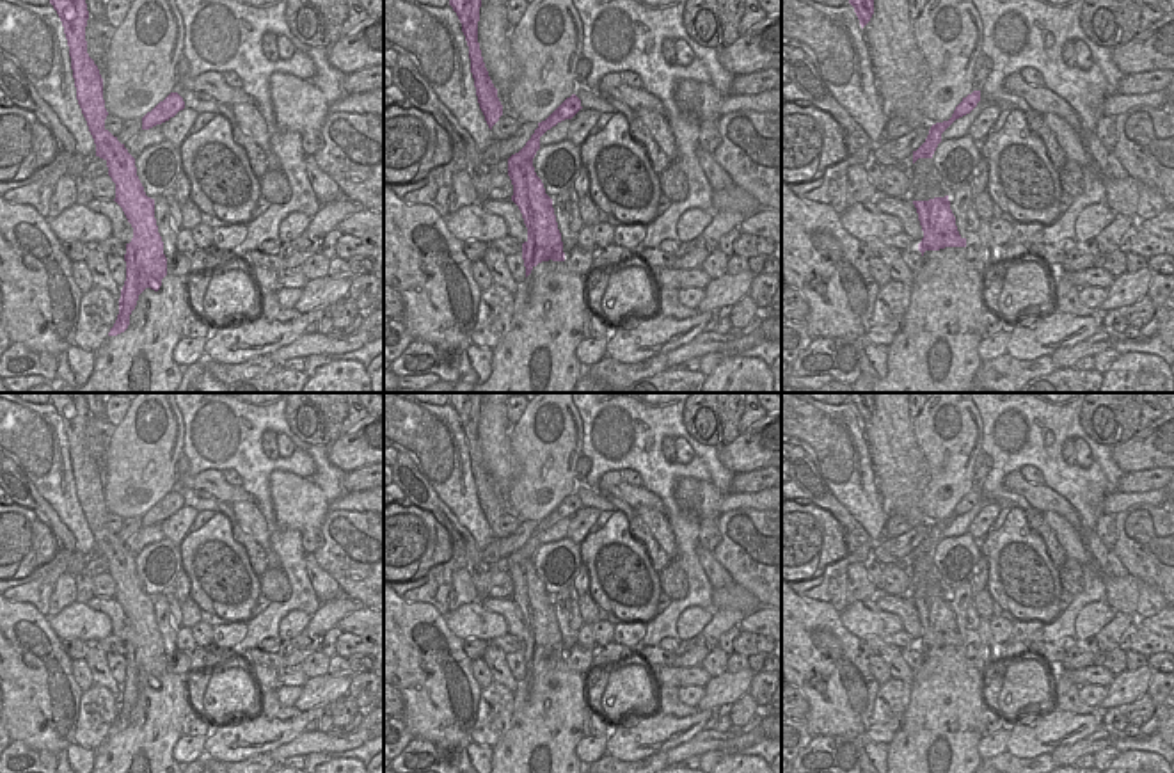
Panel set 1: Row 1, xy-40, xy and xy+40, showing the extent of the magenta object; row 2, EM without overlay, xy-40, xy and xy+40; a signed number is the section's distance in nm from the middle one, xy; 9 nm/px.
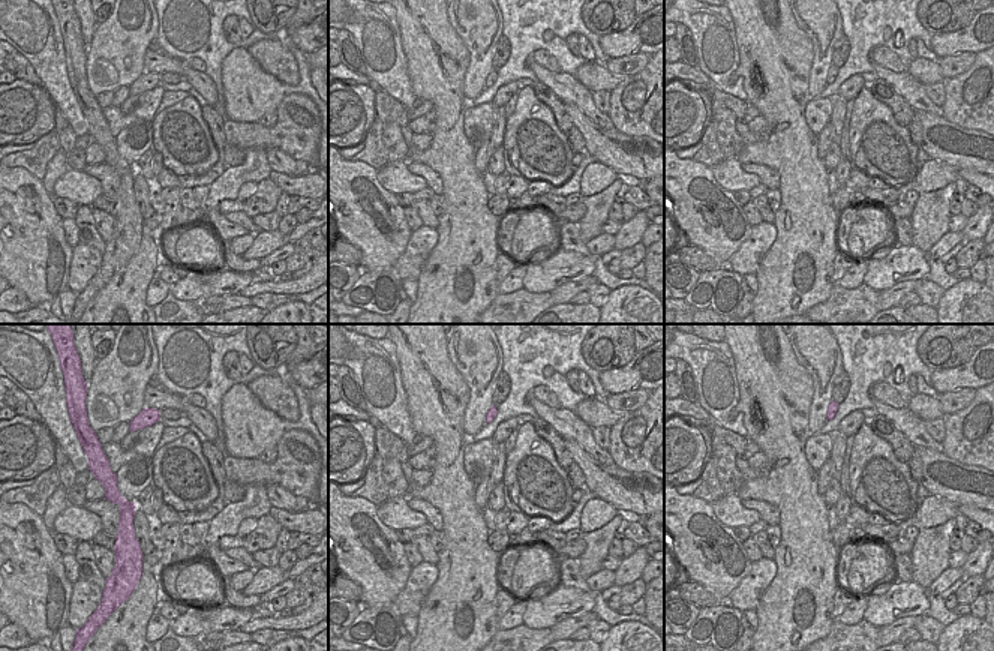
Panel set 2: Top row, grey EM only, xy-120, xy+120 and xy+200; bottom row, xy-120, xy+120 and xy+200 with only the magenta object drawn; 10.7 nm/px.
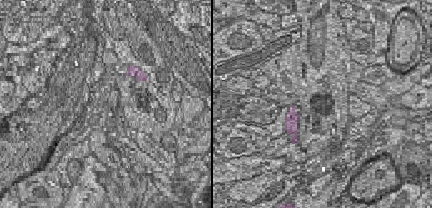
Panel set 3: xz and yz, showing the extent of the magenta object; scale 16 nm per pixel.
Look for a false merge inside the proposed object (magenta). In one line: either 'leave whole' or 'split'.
split

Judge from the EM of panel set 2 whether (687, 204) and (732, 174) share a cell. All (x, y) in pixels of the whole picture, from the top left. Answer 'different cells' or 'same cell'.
different cells

